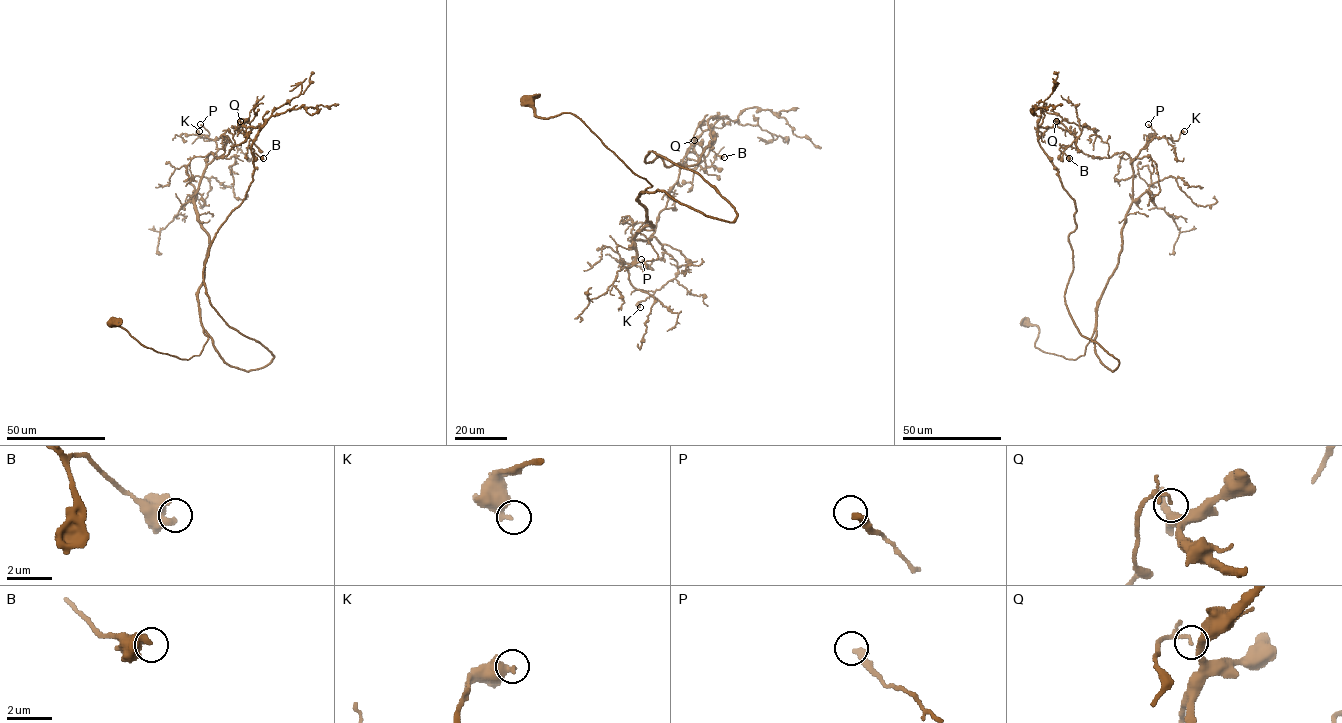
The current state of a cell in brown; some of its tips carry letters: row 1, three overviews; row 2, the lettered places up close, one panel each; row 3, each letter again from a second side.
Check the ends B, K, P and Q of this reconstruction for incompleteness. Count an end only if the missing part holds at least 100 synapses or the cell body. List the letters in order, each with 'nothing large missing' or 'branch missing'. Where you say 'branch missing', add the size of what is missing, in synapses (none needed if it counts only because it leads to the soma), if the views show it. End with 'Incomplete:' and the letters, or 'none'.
B: nothing large missing
K: nothing large missing
P: nothing large missing
Q: nothing large missing
Incomplete: none

